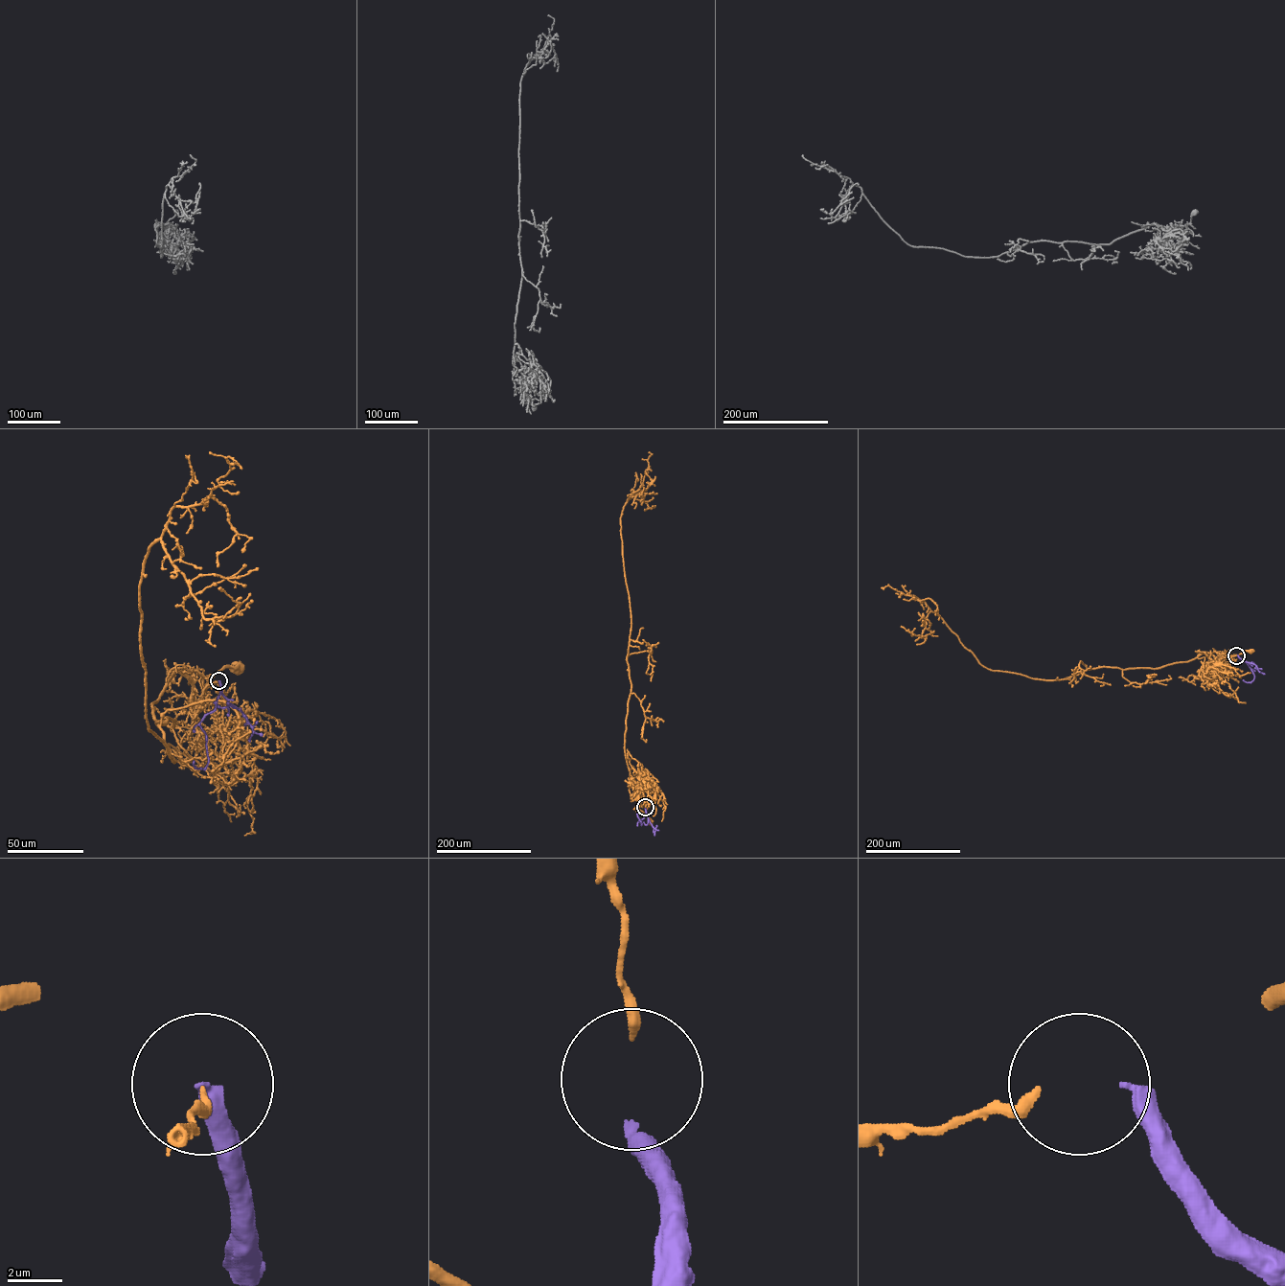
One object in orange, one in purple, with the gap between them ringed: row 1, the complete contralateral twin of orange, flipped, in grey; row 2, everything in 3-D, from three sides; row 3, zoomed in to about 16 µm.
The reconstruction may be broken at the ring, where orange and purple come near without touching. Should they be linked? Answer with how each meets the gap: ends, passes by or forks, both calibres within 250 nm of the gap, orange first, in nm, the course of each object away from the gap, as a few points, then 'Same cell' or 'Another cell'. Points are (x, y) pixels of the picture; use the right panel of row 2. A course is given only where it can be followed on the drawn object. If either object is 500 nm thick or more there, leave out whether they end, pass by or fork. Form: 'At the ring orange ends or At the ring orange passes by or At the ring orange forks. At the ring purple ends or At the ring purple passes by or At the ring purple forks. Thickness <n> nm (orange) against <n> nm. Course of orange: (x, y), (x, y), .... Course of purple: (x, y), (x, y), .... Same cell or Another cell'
At the ring orange ends. At the ring purple ends. Thickness 300 nm (orange) against 360 nm. Course of orange: (1236, 655), (1227, 655), (1223, 661), (1218, 659), (1219, 655), (1238, 654), (1250, 651). Course of purple: (1237, 655), (1254, 676), (1250, 682), (1243, 679). Another cell

